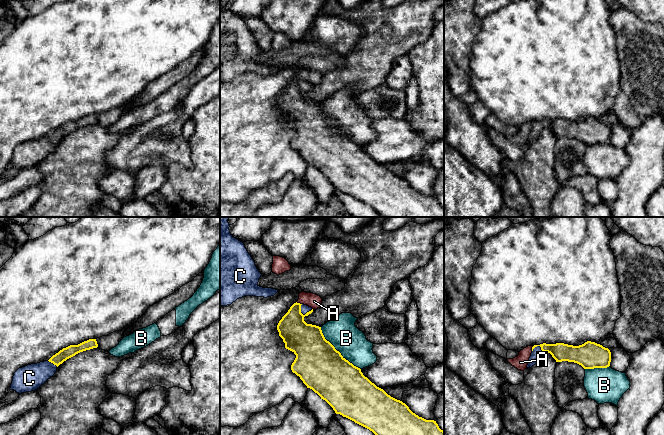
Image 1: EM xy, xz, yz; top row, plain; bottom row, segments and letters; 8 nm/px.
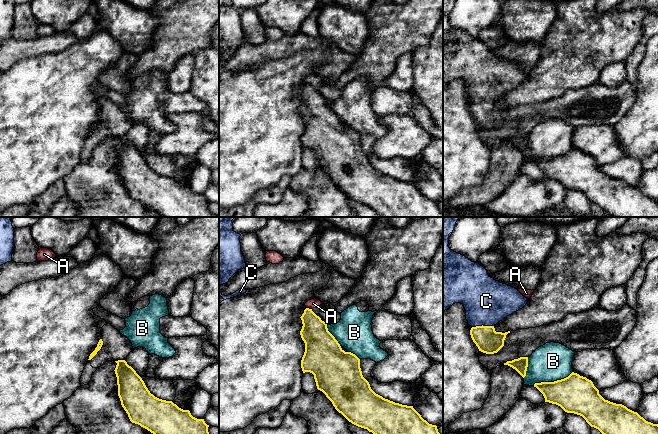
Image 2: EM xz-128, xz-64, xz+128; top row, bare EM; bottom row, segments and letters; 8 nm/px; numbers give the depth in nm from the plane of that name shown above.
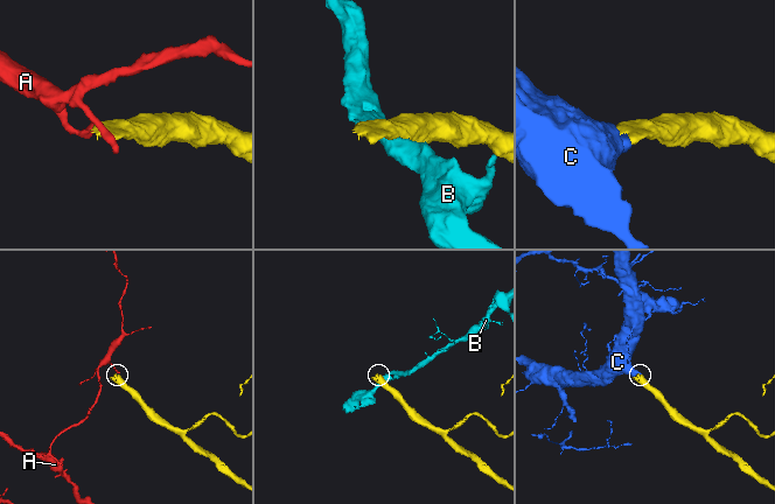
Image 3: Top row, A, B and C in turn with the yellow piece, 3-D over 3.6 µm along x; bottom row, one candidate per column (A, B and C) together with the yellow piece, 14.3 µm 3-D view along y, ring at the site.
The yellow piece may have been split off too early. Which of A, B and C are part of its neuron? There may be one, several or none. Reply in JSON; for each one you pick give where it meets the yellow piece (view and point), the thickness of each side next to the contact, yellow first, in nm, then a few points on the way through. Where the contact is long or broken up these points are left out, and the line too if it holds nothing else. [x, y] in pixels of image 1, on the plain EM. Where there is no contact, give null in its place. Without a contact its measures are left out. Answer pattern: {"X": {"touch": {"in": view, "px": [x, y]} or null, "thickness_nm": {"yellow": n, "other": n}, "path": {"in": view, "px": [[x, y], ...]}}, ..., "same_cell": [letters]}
{"C": {"touch": {"in": "xz", "px": [302, 90]}, "thickness_nm": {"yellow": 280, "other": 60}}, "same_cell": ["C"]}

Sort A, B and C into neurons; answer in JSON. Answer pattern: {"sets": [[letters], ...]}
{"sets": [["A"], ["B"], ["C"]]}

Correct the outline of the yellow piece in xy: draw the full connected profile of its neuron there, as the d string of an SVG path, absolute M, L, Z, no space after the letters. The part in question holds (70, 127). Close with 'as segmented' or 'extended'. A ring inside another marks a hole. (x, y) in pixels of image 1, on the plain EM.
M89 115L78 121L70 121L53 131L48 137L19 144L13 152L10 166L26 169L37 166L57 147L57 143L76 130L97 124L96 115Z; extended

